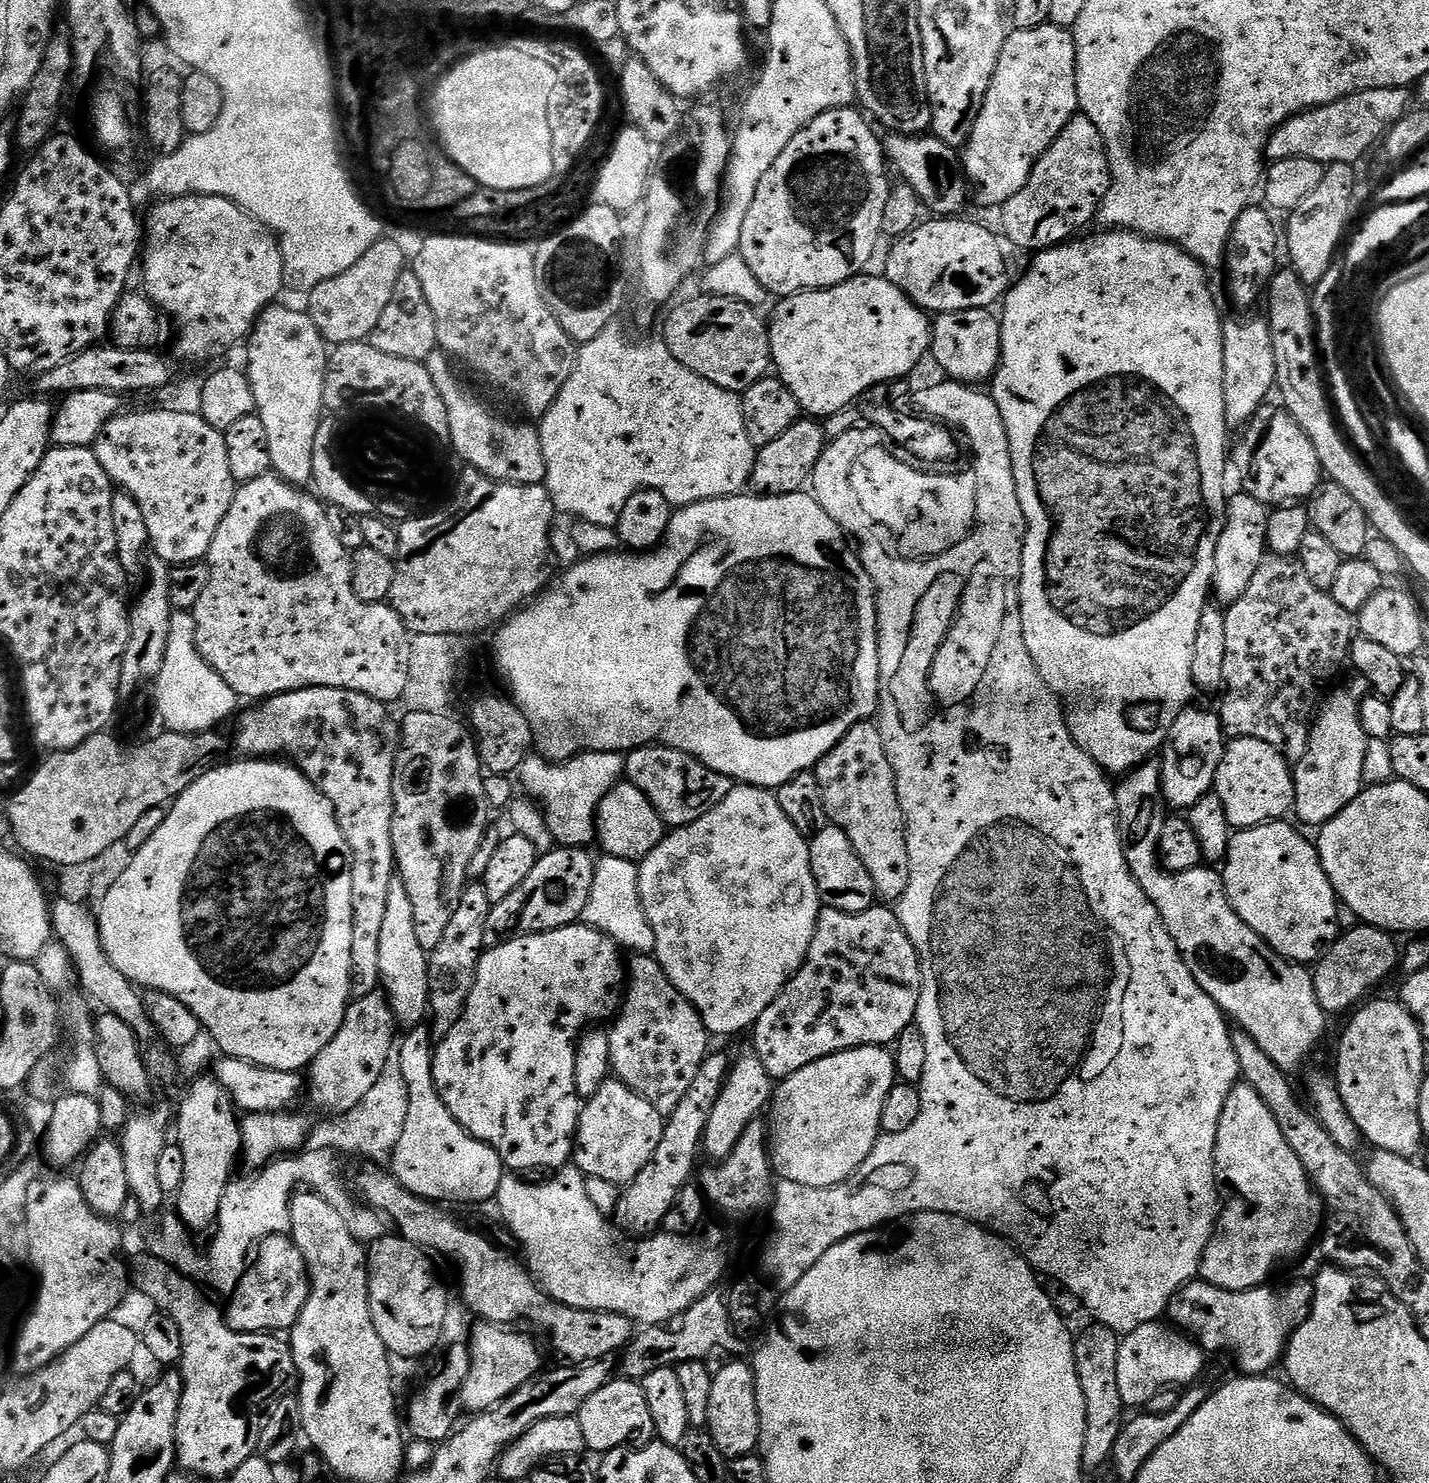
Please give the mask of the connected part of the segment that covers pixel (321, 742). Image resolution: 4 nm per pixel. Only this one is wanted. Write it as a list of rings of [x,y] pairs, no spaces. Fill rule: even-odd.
[[[345,688],[283,692],[249,708],[252,708],[249,712],[241,711],[235,721],[236,748],[240,751],[237,753],[244,758],[287,757],[334,806],[336,821],[346,838],[346,846],[350,846],[352,996],[361,1000],[381,987],[378,945],[386,919],[390,882],[398,876],[392,819],[400,724],[388,713],[389,705]]]

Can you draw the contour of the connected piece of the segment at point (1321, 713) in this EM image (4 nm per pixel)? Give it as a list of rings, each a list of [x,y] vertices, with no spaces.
[[[1353,675],[1351,679],[1345,688],[1340,688],[1337,692],[1329,691],[1319,705],[1312,721],[1312,731],[1308,734],[1306,758],[1302,758],[1294,766],[1294,816],[1301,820],[1301,825],[1323,826],[1346,806],[1350,806],[1350,802],[1354,802],[1356,795],[1365,787],[1364,763],[1368,760],[1370,741],[1362,730],[1360,704],[1369,695],[1370,689],[1366,678]]]

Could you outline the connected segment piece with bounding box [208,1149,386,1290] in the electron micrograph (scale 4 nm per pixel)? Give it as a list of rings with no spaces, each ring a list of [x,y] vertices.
[[[330,1149],[317,1150],[313,1153],[304,1150],[299,1154],[288,1154],[273,1160],[267,1167],[257,1171],[253,1175],[256,1177],[249,1184],[239,1182],[229,1184],[226,1194],[222,1194],[220,1219],[214,1228],[216,1237],[213,1238],[212,1249],[208,1252],[208,1268],[212,1271],[213,1278],[218,1283],[225,1284],[225,1289],[235,1288],[250,1259],[254,1242],[265,1240],[267,1236],[279,1236],[291,1229],[292,1197],[303,1188],[326,1198],[326,1202],[330,1202],[330,1206],[334,1206],[334,1210],[342,1214],[350,1234],[356,1241],[371,1242],[385,1235],[385,1221],[373,1209],[358,1202],[351,1191],[348,1193],[344,1189],[340,1161],[341,1157]]]

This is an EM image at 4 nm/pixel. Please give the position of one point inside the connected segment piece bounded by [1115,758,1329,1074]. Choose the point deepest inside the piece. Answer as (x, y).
(1270, 998)

